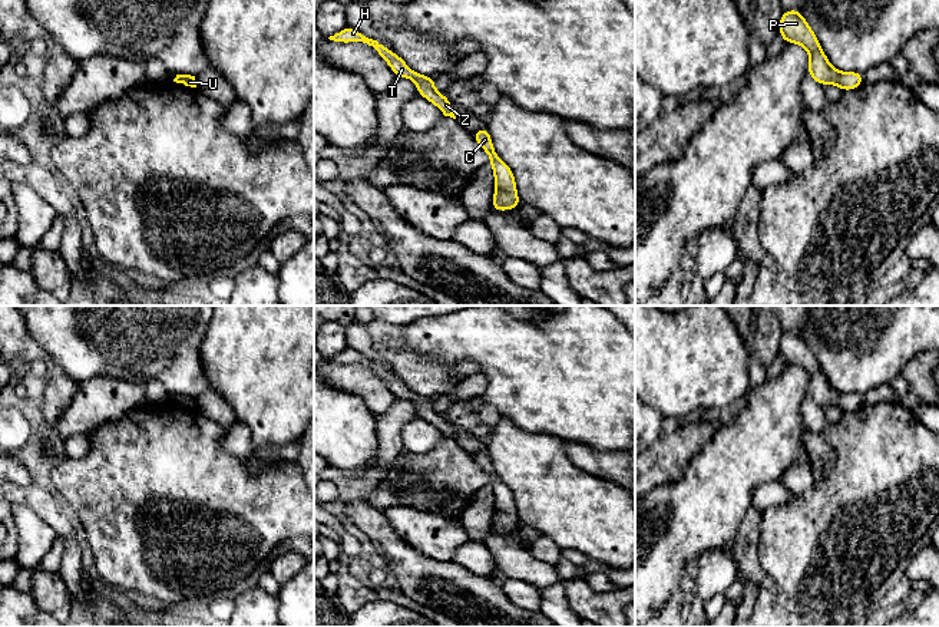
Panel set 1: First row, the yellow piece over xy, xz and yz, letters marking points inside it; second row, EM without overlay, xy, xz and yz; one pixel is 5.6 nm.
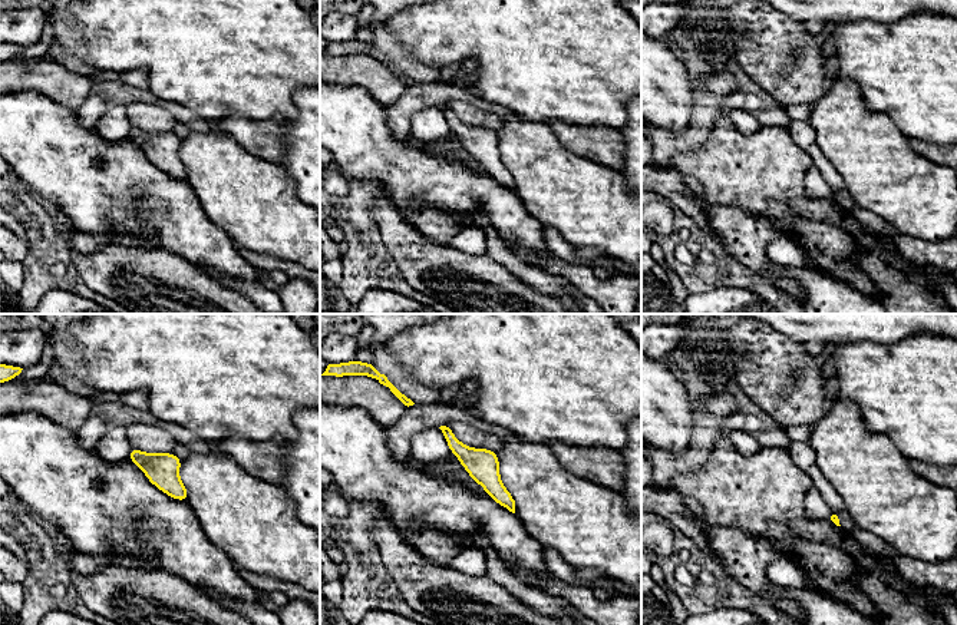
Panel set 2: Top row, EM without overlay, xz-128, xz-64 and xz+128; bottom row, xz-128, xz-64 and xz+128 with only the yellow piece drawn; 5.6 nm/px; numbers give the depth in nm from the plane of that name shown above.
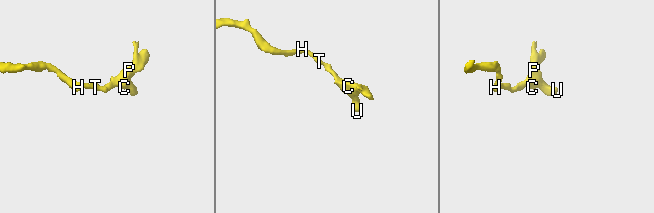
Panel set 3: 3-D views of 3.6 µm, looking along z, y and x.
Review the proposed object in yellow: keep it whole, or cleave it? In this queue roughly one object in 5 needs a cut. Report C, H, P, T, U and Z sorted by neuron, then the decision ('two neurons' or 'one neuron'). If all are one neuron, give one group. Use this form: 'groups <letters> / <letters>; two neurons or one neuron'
groups C H P T U Z; one neuron

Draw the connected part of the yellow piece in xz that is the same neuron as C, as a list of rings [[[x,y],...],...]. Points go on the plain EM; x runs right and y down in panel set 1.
[[[487,448],[472,455],[479,468],[487,473],[489,484],[495,496],[495,515],[492,529],[495,532],[506,532],[520,528],[515,496],[512,491],[495,473]]]

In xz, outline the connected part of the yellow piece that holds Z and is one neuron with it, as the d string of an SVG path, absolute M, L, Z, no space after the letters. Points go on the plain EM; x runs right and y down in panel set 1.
M348 347L344 352L335 354L334 357L330 357L328 360L340 364L367 364L389 385L390 390L397 399L411 400L416 405L420 418L426 419L429 423L437 428L444 438L456 440L452 430L452 423L443 415L439 415L436 412L434 399L423 397L411 392L400 377L387 370L384 366L366 359L363 354Z

